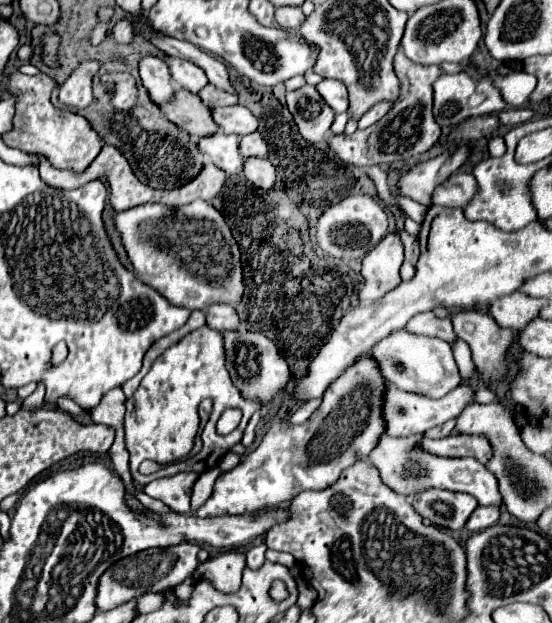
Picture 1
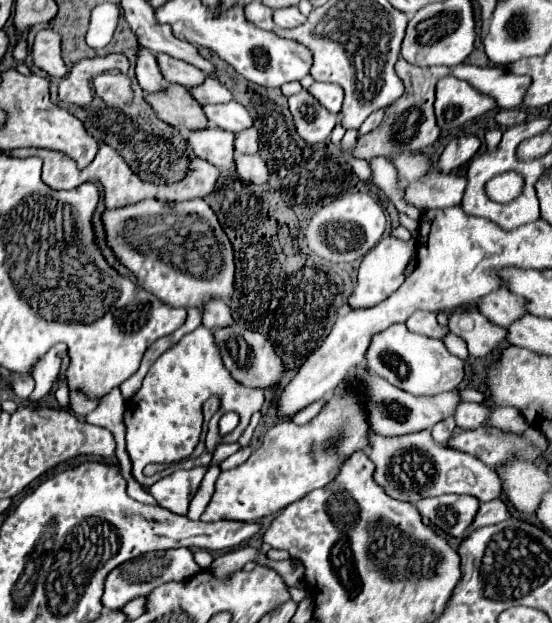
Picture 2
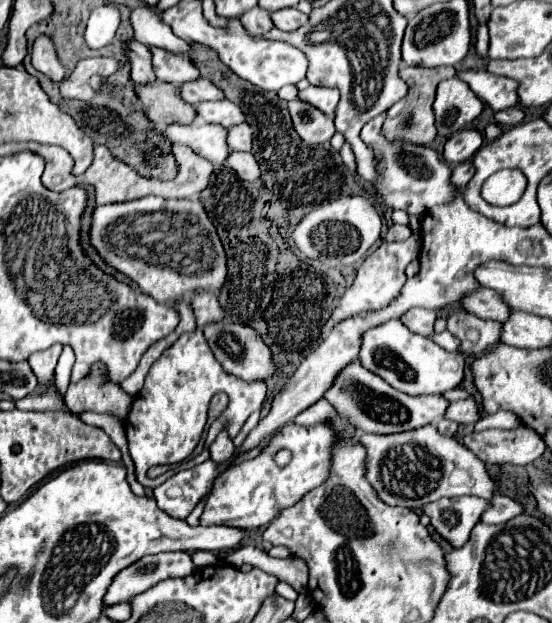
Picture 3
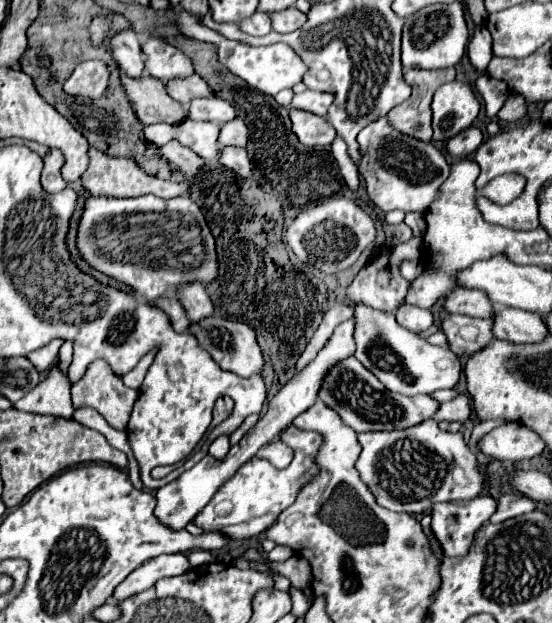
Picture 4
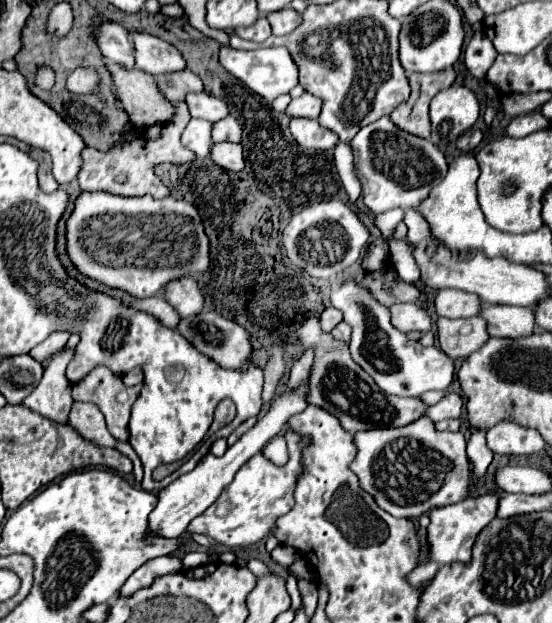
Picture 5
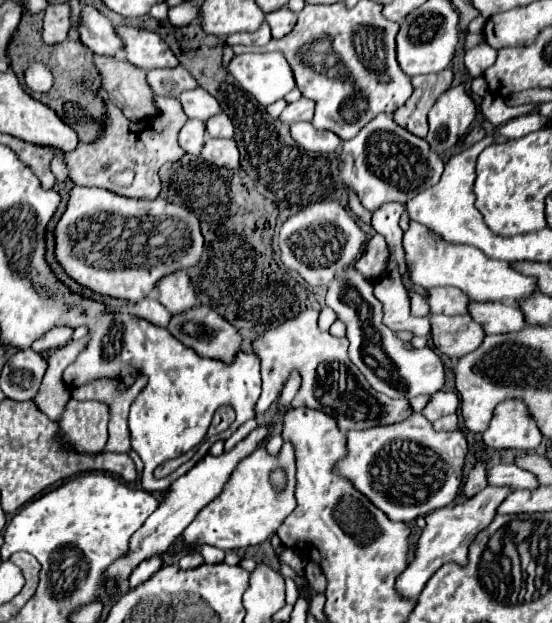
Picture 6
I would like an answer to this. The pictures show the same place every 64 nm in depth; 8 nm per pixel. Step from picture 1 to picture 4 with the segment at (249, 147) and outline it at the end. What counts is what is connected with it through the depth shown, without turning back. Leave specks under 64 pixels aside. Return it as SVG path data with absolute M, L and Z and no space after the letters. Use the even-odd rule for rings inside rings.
M236 118L228 124L222 126L220 130L220 146L236 146L236 148L246 148L248 142L248 126L244 124L244 120Z

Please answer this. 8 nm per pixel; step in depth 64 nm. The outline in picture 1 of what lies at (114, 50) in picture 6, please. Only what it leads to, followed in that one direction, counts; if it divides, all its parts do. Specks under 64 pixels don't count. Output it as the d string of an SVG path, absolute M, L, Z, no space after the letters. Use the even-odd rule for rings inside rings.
M156 56L142 58L140 60L140 78L150 92L150 98L156 104L170 102L174 98L172 76L170 76L168 64L162 58L156 58Z

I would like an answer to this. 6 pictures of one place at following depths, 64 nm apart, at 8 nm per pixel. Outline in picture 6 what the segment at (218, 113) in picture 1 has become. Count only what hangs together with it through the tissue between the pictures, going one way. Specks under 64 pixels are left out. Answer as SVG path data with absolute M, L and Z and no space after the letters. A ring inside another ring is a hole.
M202 88L182 92L178 100L182 102L184 112L186 112L188 118L200 118L200 120L206 122L208 118L212 118L212 116L216 116L216 114L222 112L220 102L212 94L204 92Z

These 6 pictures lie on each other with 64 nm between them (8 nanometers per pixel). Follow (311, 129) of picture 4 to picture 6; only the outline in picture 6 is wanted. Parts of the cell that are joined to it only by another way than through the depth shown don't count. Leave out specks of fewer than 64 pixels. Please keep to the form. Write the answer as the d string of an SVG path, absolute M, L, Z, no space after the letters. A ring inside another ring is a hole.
M312 122L292 124L292 138L300 144L300 148L310 152L334 152L342 144L336 134L328 130L316 130Z

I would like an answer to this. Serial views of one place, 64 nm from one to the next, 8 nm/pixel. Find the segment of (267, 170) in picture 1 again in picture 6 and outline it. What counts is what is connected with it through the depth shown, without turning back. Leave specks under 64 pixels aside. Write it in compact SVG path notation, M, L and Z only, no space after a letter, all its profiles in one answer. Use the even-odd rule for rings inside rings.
M208 138L202 158L206 158L210 164L222 166L222 168L238 168L240 166L240 152L234 140L214 140Z

